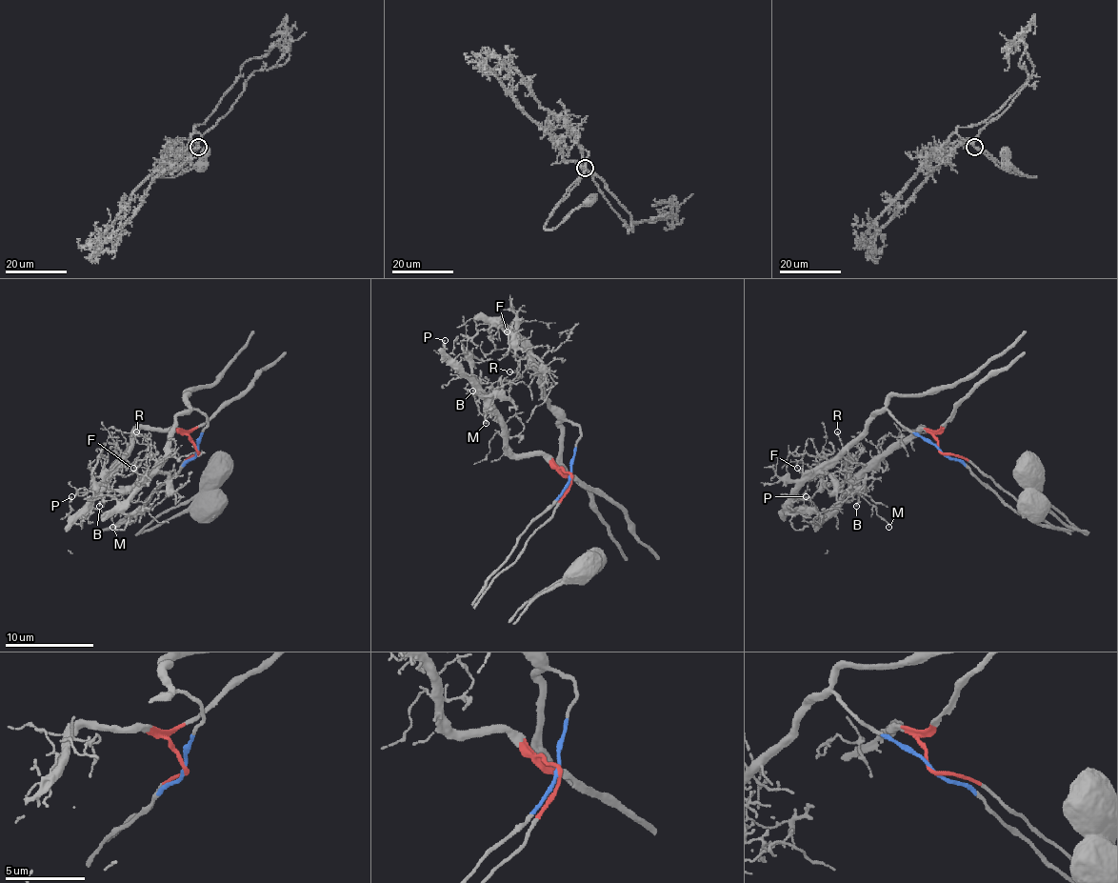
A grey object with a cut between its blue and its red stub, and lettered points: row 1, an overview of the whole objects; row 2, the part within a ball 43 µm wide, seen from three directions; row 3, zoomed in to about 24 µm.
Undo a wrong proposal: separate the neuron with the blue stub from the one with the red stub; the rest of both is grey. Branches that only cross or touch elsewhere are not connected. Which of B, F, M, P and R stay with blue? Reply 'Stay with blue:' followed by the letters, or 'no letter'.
Stay with blue: F, R

